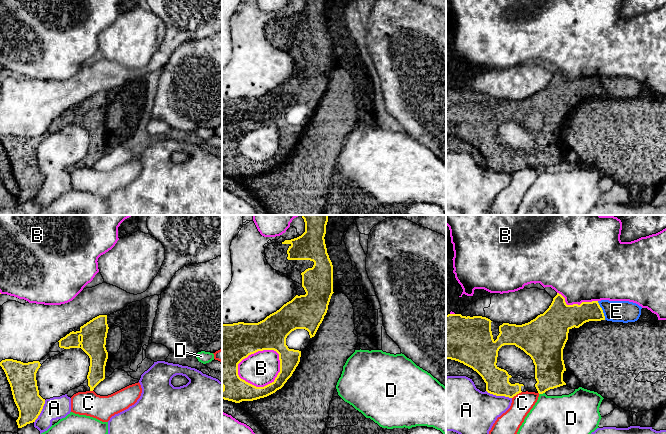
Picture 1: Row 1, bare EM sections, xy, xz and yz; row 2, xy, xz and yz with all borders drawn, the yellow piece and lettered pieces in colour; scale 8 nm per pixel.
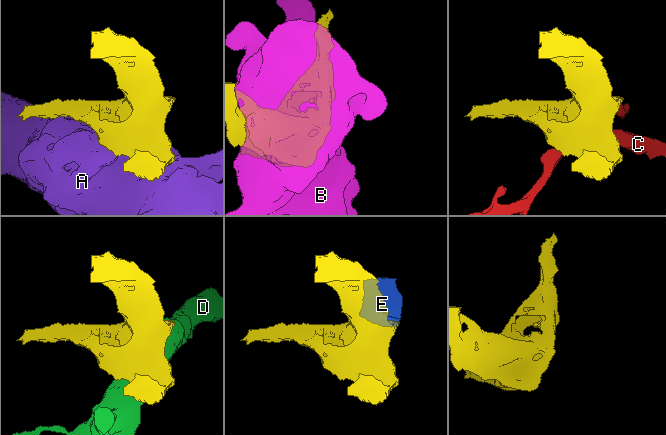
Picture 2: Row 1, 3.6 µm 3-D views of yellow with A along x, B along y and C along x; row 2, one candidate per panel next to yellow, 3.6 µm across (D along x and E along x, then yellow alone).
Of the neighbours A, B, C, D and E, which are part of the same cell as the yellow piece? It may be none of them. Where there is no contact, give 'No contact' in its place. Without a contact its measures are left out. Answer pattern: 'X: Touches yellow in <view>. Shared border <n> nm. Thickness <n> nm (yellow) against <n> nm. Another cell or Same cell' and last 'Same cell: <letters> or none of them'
A: Touches yellow in yz. Shared border 220 nm. Thickness 190 nm (yellow) against 360 nm. Another cell
B: Touches yellow in xz. Shared border 380 nm. Thickness 360 nm (yellow) against 280 nm. Another cell
C: Touches yellow in yz. Shared border 100 nm. Thickness 190 nm (yellow) against 190 nm. Another cell
D: Touches yellow in yz. Shared border 50 nm. Thickness 240 nm (yellow) against 420 nm. Another cell
E: Touches yellow in yz. Shared border 170 nm. Thickness 180 nm (yellow) against 180 nm. Another cell
Same cell: none of them

